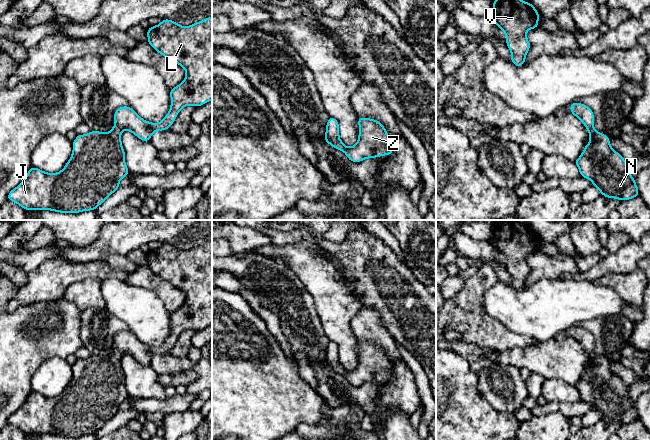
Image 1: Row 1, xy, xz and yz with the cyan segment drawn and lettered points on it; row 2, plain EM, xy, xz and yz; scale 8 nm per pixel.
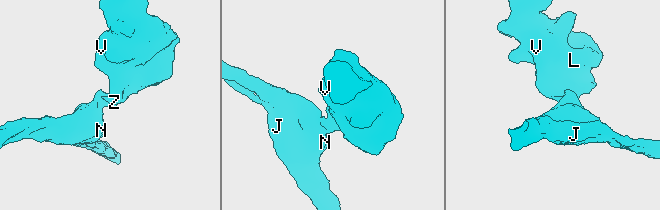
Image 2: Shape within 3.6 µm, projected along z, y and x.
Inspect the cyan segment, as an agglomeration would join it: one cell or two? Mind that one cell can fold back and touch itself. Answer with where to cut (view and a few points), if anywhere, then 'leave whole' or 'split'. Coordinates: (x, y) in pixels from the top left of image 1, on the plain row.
cut none; leave whole

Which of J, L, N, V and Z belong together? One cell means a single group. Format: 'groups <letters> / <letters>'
groups J L N V Z

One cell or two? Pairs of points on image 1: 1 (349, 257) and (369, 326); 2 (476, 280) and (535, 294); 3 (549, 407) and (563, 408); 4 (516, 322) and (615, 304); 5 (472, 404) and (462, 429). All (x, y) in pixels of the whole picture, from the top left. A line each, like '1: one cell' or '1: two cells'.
1: two cells
2: two cells
3: one cell
4: one cell
5: one cell

